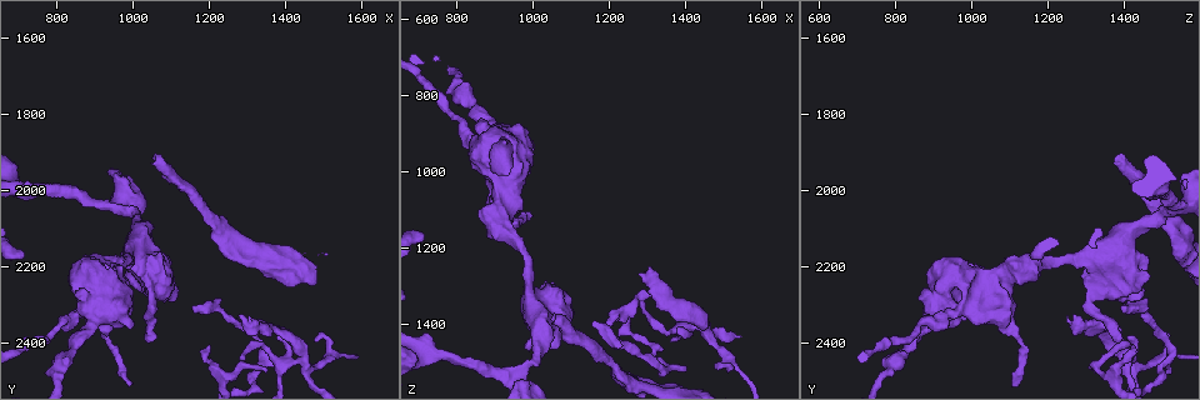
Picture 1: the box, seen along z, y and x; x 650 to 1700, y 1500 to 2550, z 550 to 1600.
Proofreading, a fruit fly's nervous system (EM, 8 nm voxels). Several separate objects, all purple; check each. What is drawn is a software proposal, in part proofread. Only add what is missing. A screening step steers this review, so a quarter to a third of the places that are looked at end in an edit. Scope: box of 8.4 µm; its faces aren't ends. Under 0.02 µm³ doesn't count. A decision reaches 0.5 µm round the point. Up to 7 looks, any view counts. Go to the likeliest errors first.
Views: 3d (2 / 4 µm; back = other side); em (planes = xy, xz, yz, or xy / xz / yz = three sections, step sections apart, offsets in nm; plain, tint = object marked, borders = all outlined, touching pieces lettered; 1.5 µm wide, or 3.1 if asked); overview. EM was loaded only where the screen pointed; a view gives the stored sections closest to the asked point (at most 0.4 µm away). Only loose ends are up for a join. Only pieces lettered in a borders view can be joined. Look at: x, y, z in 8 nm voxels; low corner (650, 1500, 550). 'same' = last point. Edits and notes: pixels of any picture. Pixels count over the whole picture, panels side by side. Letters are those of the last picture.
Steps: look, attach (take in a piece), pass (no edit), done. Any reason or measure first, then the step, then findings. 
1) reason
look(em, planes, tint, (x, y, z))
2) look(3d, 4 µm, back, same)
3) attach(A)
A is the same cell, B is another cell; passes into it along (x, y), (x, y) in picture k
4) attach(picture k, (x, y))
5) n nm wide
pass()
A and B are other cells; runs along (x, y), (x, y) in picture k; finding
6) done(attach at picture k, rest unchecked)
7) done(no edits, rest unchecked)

free end
look(em, yz, step 8, borders, (1065, 1910, 1390))

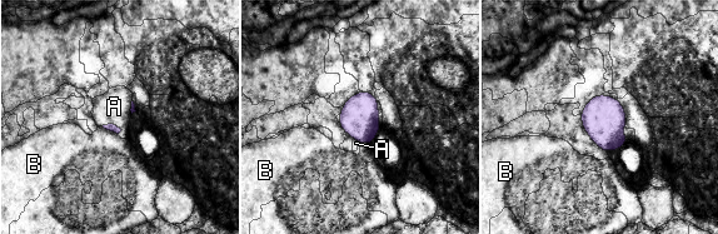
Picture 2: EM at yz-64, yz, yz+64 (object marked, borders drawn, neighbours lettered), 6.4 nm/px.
attach(A)
A is the same cell, B is another cell; passes into it along (110, 127), (111, 124), (114, 106) in picture 2; the neuron continues

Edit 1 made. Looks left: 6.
redraw
look(overview)

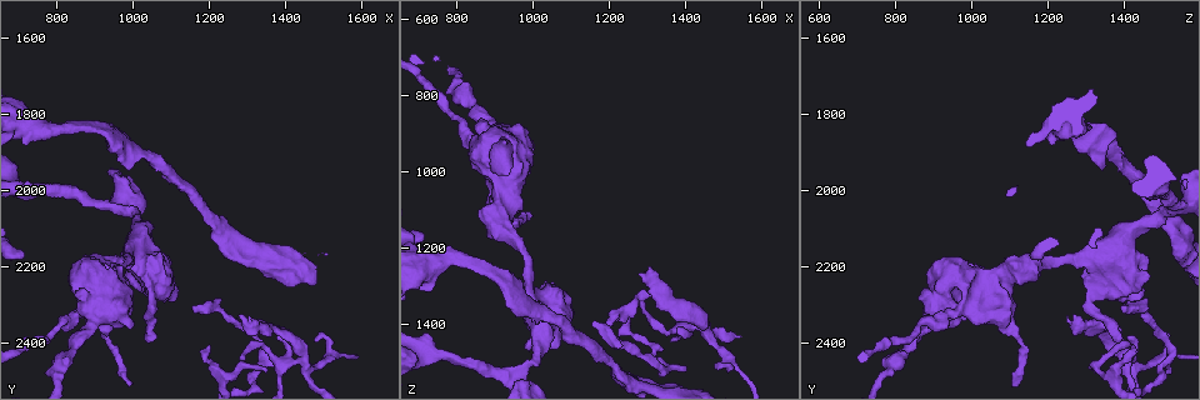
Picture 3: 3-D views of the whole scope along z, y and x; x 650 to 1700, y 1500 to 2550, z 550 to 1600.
look(3d, 4 µm, (1035, 2390, 1385))

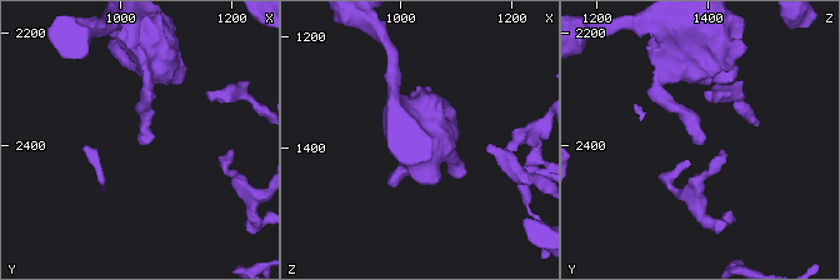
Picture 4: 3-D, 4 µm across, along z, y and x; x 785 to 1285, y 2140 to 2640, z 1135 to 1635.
need the tissue
look(em, planes, borders, (1035, 2400, 1385))

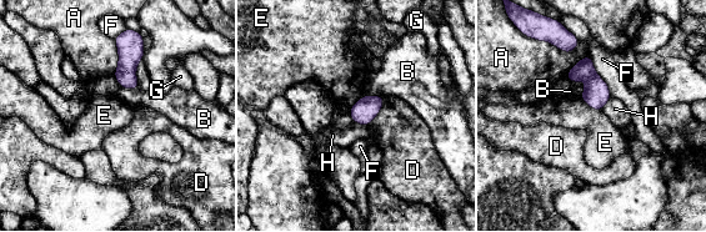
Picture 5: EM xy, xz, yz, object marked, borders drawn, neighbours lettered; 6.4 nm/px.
pass()
A, B, D, E, F, G and H are other cells; no lettered piece goes on from it

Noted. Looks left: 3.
tapers out
look(em, planes, borders, (1395, 2480, 1520))

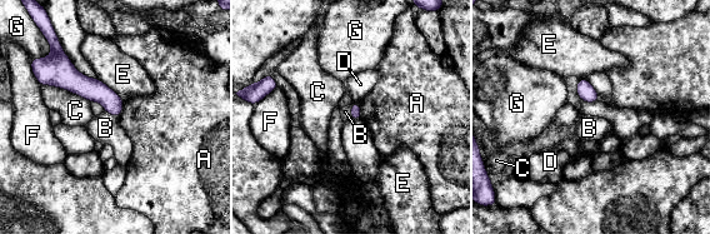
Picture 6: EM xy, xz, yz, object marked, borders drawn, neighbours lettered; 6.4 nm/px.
pass()
A, B, C, D, E, F and G are other cells; runs along (58, 66), (118, 111) in picture 6; none of them fits

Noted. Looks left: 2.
done(attach at picture 2, rest unchecked)

